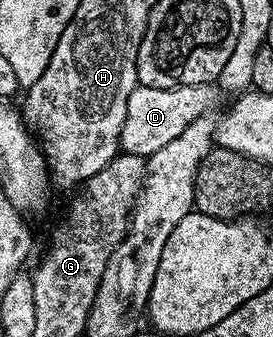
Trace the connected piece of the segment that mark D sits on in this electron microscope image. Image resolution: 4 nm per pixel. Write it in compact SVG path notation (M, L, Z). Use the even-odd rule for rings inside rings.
M213 85L181 86L180 88L148 88L137 86L128 96L128 112L124 116L124 126L120 132L119 147L125 153L135 154L144 160L150 155L160 152L164 144L176 140L188 124L197 118L205 118L217 100L219 91Z

